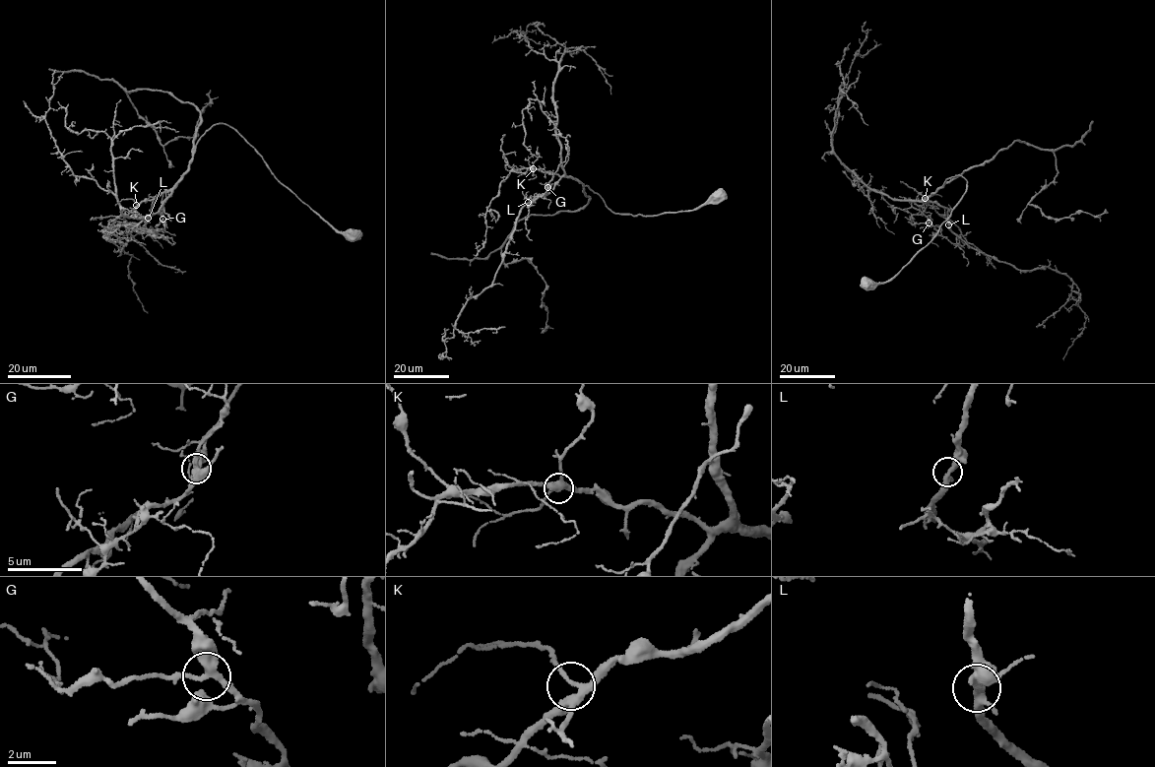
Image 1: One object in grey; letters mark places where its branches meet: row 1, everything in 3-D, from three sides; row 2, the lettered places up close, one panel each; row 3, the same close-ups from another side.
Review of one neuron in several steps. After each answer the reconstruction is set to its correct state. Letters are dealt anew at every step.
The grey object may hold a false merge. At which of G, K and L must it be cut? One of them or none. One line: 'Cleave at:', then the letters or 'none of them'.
Cleave at: none of them

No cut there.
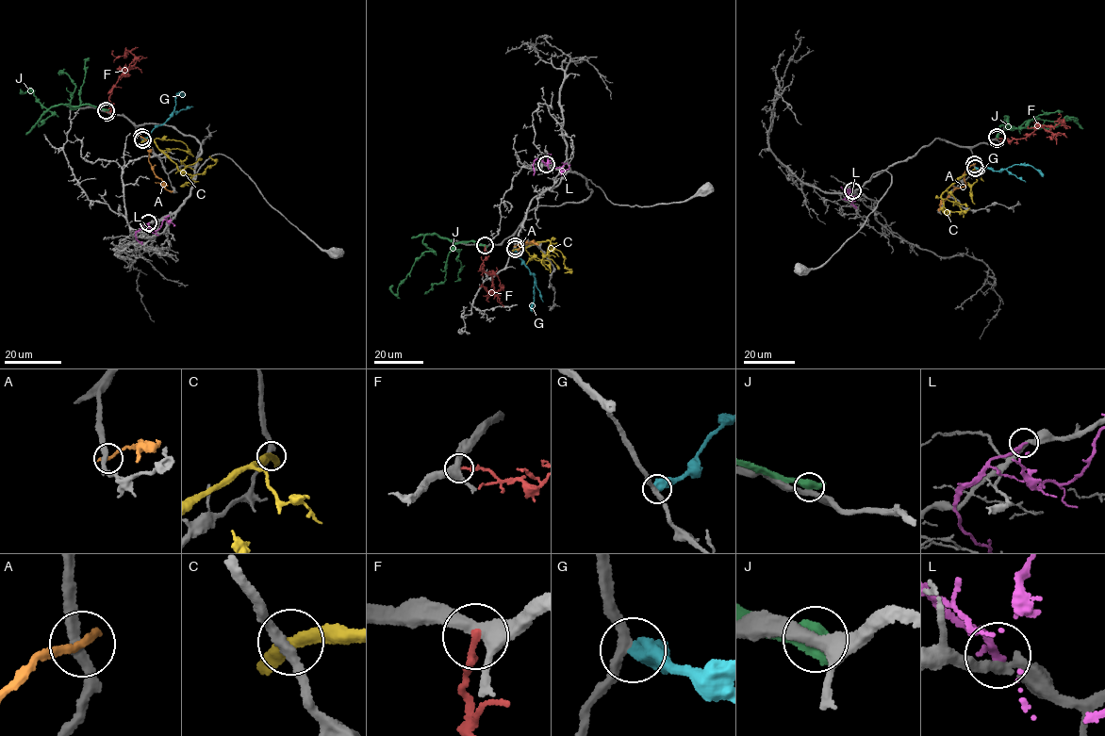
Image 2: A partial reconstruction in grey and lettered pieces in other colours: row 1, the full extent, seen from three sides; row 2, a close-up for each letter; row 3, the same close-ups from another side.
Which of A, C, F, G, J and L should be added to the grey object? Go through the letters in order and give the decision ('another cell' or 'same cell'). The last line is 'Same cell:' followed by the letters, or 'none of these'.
A: another cell
C: another cell
F: another cell
G: same cell
J: another cell
L: another cell
Same cell: G

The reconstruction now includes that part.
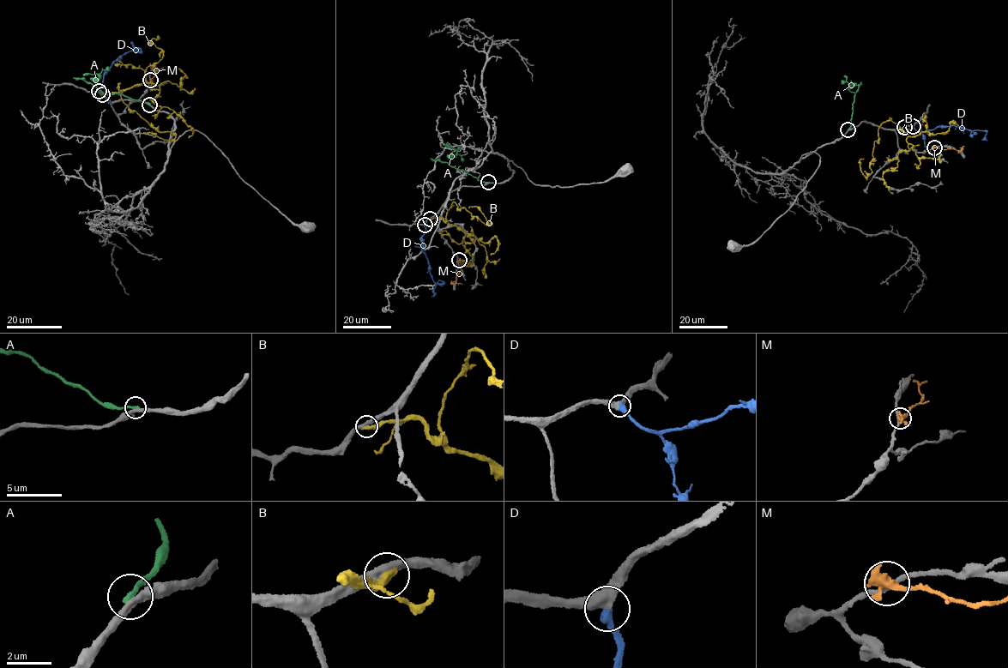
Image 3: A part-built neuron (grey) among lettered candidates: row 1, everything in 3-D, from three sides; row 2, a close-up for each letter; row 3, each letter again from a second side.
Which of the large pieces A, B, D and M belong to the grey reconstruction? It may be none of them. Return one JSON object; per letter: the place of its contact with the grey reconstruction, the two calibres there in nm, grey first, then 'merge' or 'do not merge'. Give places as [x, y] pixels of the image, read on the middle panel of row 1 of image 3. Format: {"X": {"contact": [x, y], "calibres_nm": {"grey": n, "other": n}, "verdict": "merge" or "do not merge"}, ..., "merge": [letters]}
{"A": {"contact": [488, 182], "calibres_nm": {"grey": 360, "other": 280}, "verdict": "do not merge"}, "B": {"contact": [430, 219], "calibres_nm": {"grey": 380, "other": 380}, "verdict": "do not merge"}, "D": {"contact": [425, 225], "calibres_nm": {"grey": 440, "other": 440}, "verdict": "merge"}, "M": {"contact": [459, 260], "calibres_nm": {"grey": 200, "other": 550}, "verdict": "do not merge"}, "merge": ["D"]}

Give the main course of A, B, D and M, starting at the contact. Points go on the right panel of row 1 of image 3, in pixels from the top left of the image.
A: (848, 129), (852, 123), (854, 93), (849, 90), (850, 86), (845, 75)
B: (903, 127), (901, 130), (886, 120), (878, 129), (869, 167), (872, 172), (866, 177), (860, 165), (864, 158)
D: (912, 126), (920, 132), (953, 125), (975, 132), (971, 135), (974, 130), (984, 130), (987, 140)
M: (934, 147), (958, 150), (964, 146)

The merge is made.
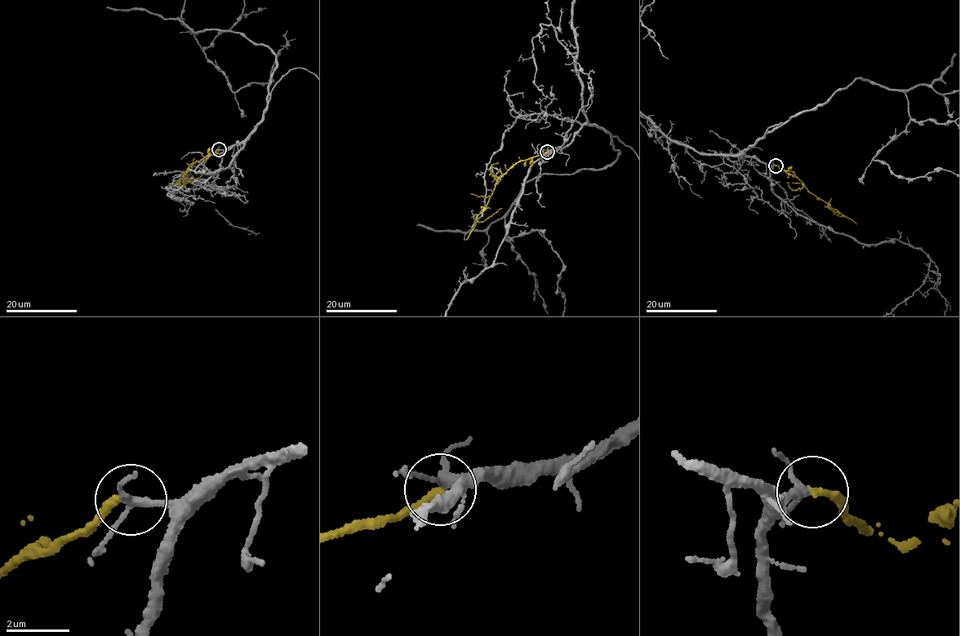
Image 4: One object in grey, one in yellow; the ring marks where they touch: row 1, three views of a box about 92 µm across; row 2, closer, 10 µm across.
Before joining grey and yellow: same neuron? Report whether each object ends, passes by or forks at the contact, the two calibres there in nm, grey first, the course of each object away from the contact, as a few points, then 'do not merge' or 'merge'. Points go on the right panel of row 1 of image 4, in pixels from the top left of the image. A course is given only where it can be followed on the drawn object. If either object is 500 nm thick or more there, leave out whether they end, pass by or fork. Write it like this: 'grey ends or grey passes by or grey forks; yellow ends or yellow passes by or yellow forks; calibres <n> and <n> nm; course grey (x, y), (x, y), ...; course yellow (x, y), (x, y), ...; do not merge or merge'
grey forks; yellow ends; calibres 200 and 200 nm; course yellow (775, 165), (799, 178), (803, 186), (840, 213), (824, 205); merge

